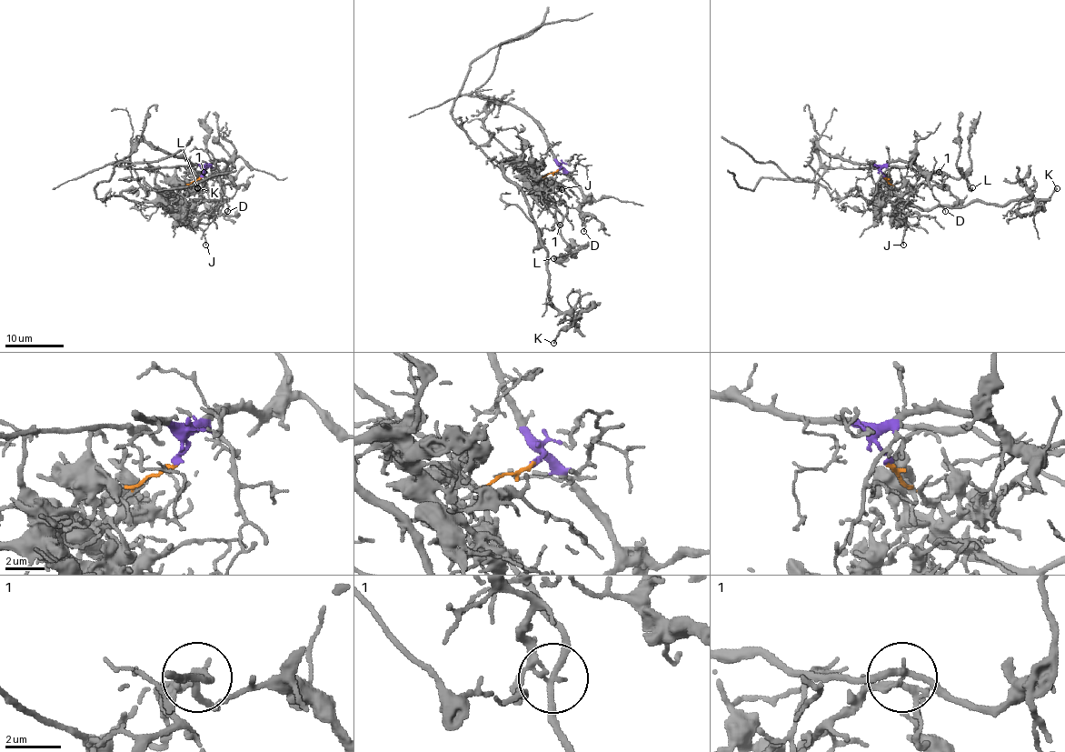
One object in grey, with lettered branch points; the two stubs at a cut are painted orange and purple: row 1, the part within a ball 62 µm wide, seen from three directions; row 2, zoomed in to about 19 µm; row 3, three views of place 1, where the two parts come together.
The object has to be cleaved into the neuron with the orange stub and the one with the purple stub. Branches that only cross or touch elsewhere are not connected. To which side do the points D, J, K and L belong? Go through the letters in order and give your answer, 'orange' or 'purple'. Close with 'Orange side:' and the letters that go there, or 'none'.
D: purple
J: orange
K: orange
L: purple
Orange side: J, K

